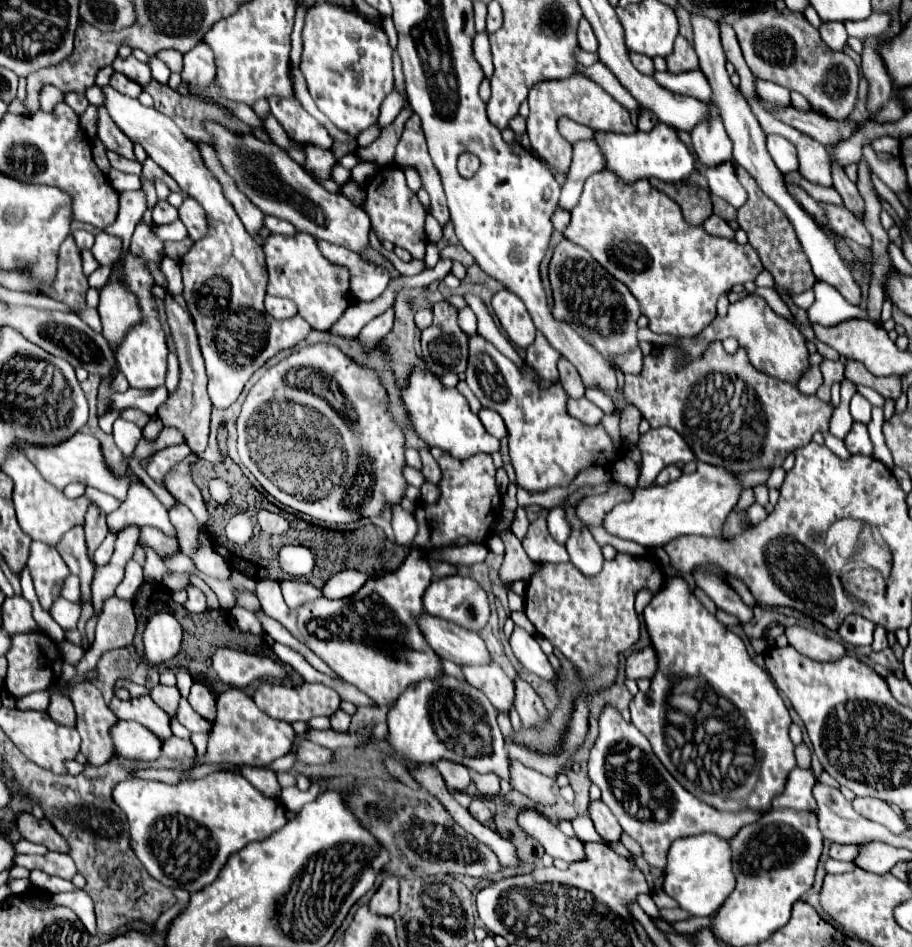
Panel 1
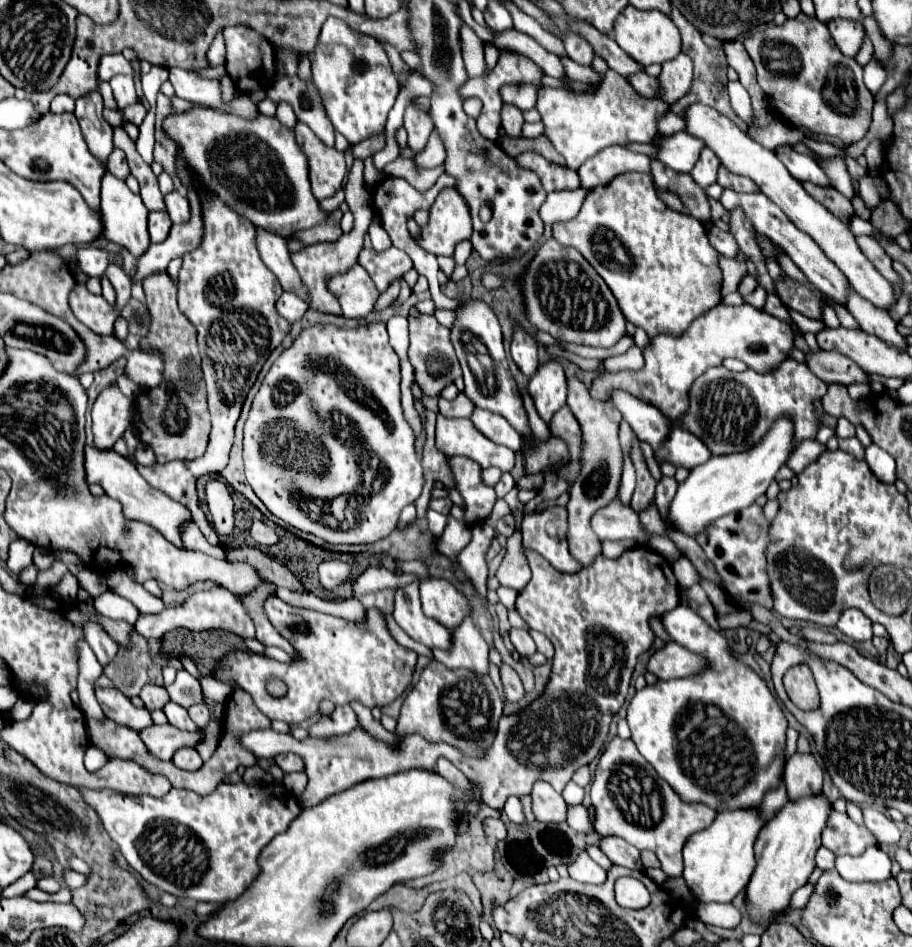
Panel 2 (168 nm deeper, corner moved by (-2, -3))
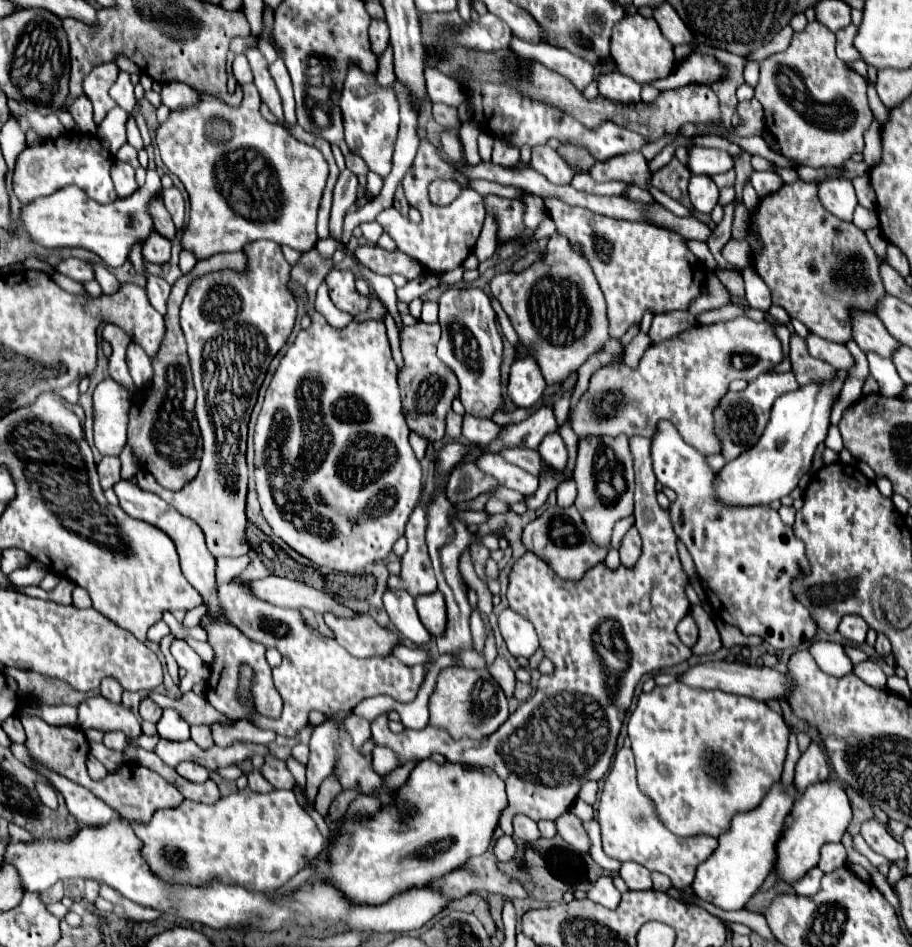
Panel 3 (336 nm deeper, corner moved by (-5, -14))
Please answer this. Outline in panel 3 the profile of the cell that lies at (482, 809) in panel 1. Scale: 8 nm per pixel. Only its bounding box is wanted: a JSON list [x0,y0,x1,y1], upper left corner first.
[494,836,518,862]

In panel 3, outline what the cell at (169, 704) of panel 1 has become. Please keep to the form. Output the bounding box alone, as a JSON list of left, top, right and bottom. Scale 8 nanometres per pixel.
[140,698,162,724]

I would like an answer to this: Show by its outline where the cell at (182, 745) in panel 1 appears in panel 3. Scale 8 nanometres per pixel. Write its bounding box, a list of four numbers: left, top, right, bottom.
[176,762,208,782]

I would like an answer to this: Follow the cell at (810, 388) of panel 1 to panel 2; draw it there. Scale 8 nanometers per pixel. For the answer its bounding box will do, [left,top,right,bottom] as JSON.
[807,351,871,383]

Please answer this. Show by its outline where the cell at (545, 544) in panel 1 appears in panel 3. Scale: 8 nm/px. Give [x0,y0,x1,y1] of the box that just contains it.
[524,506,608,580]

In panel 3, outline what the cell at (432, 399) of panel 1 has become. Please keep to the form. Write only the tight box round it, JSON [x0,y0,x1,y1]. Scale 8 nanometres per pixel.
[476,454,538,496]

